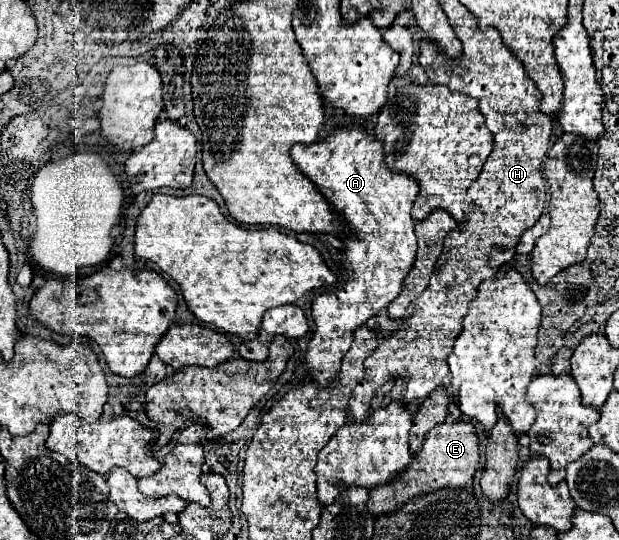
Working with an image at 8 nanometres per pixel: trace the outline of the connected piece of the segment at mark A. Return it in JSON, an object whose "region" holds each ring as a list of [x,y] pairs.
{"region":[[[359,126],[341,128],[311,146],[297,144],[291,148],[291,158],[345,218],[347,226],[357,230],[357,238],[343,238],[345,252],[341,258],[347,268],[347,284],[337,292],[313,300],[315,332],[309,340],[305,362],[313,384],[327,388],[339,372],[341,358],[351,346],[353,332],[365,326],[369,318],[377,316],[401,294],[403,280],[417,254],[411,208],[419,194],[419,184],[407,174],[391,172],[383,162],[383,144]]]}

